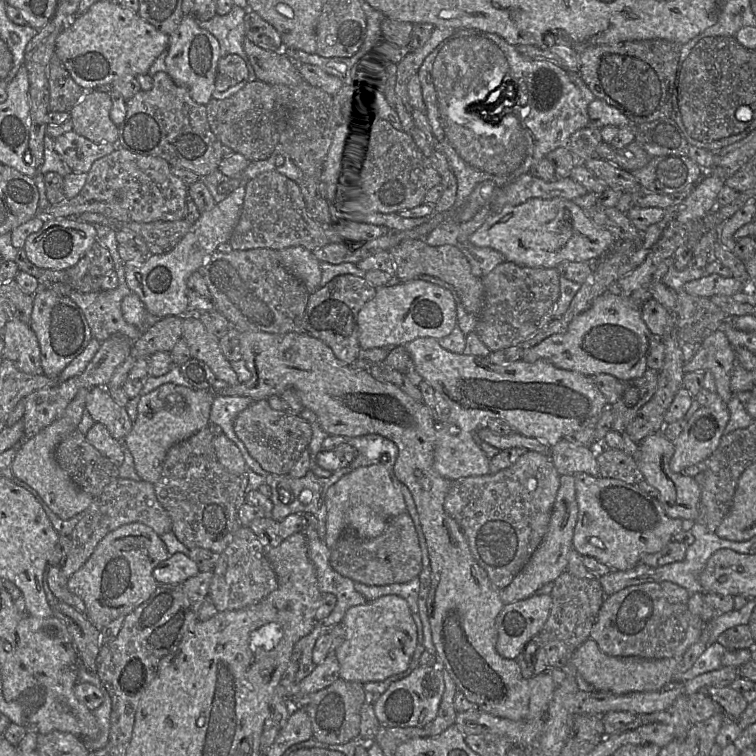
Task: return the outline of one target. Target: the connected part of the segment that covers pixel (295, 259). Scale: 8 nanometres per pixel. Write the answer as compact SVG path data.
M293 246L277 251L277 256L282 266L304 284L308 293L320 287L321 265L312 251Z

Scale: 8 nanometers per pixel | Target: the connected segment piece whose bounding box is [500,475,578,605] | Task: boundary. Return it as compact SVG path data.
M561 475L547 533L524 568L512 582L500 591L504 605L527 599L545 584L554 582L567 570L569 552L573 549L573 534L578 518L574 475Z

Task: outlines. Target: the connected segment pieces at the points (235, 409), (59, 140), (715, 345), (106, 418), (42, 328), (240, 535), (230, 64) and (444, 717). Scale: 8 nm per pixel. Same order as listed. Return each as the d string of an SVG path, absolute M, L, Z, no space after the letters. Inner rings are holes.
M216 395L211 406L209 422L219 426L227 438L237 446L248 468L258 475L266 476L268 472L250 456L234 431L236 417L254 401L246 396Z
M74 131L55 138L54 148L73 173L88 173L92 164L112 153L119 146L111 143L95 143Z
M717 329L701 342L696 354L684 363L683 371L710 371L716 383L716 394L727 404L733 396L730 379L734 363L735 349L725 333Z
M96 386L90 389L85 408L95 422L103 424L111 436L120 442L133 427L126 408L118 405L104 387Z
M41 287L33 295L33 310L29 325L40 345L43 372L50 378L58 378L92 339L91 329L80 307L70 297L46 287Z
M241 526L227 548L220 553L209 587L218 612L239 610L257 604L277 588L277 579L258 537Z
M237 54L221 57L218 62L213 99L223 100L234 95L248 83L245 61Z
M441 669L441 672L445 689L435 719L423 727L426 736L437 736L456 722L454 697L457 687L446 669Z

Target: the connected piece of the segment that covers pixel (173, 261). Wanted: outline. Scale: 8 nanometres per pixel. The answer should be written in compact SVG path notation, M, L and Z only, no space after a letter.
M239 186L224 200L214 205L212 209L200 215L183 239L169 252L146 255L143 261L125 261L126 282L132 292L136 293L145 304L147 311L160 318L167 316L184 316L191 313L187 295L187 281L192 273L200 271L206 260L217 251L220 245L229 243L231 235L237 226L244 204L246 188Z

